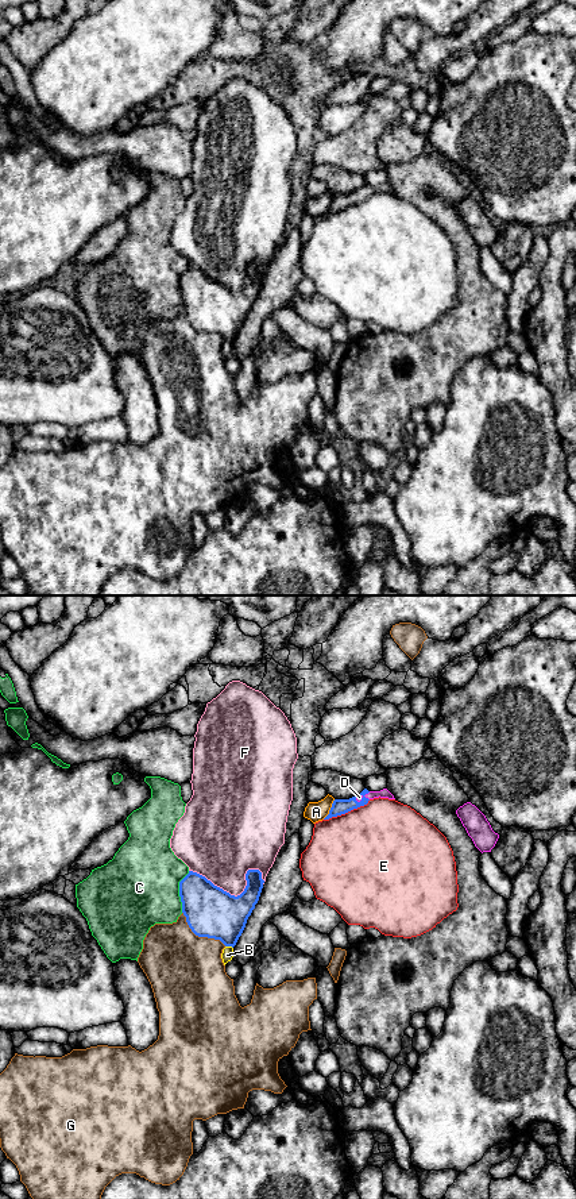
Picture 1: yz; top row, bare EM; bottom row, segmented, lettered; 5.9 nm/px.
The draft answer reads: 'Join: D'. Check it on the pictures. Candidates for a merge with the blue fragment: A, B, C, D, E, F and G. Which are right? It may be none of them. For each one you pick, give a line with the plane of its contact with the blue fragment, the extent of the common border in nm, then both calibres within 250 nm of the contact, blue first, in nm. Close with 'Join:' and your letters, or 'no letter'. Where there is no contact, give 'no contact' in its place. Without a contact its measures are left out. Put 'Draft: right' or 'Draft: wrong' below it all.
D: meets blue in yz; contact 110 nm long; 100 nm thick on the blue side, 40 nm on the other
Join: D
Draft: right

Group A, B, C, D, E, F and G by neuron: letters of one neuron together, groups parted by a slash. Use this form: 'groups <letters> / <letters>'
groups A / B / C / D / E / F / G

